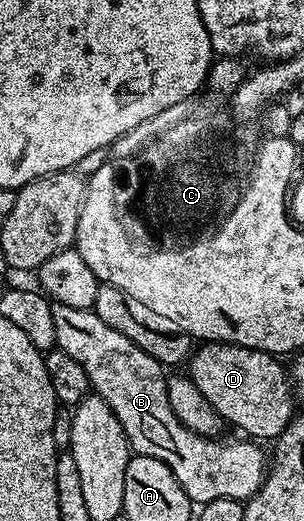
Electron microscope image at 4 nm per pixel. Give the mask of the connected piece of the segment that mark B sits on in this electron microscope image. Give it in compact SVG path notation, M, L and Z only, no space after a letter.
M53 302L51 317L55 320L56 349L67 352L87 372L92 393L105 401L123 424L132 453L163 460L195 504L224 498L245 502L265 483L266 451L264 454L253 440L204 438L185 427L171 412L166 371L139 344L127 340L123 332L115 332L111 324L103 324L93 309L67 308L67 304Z

